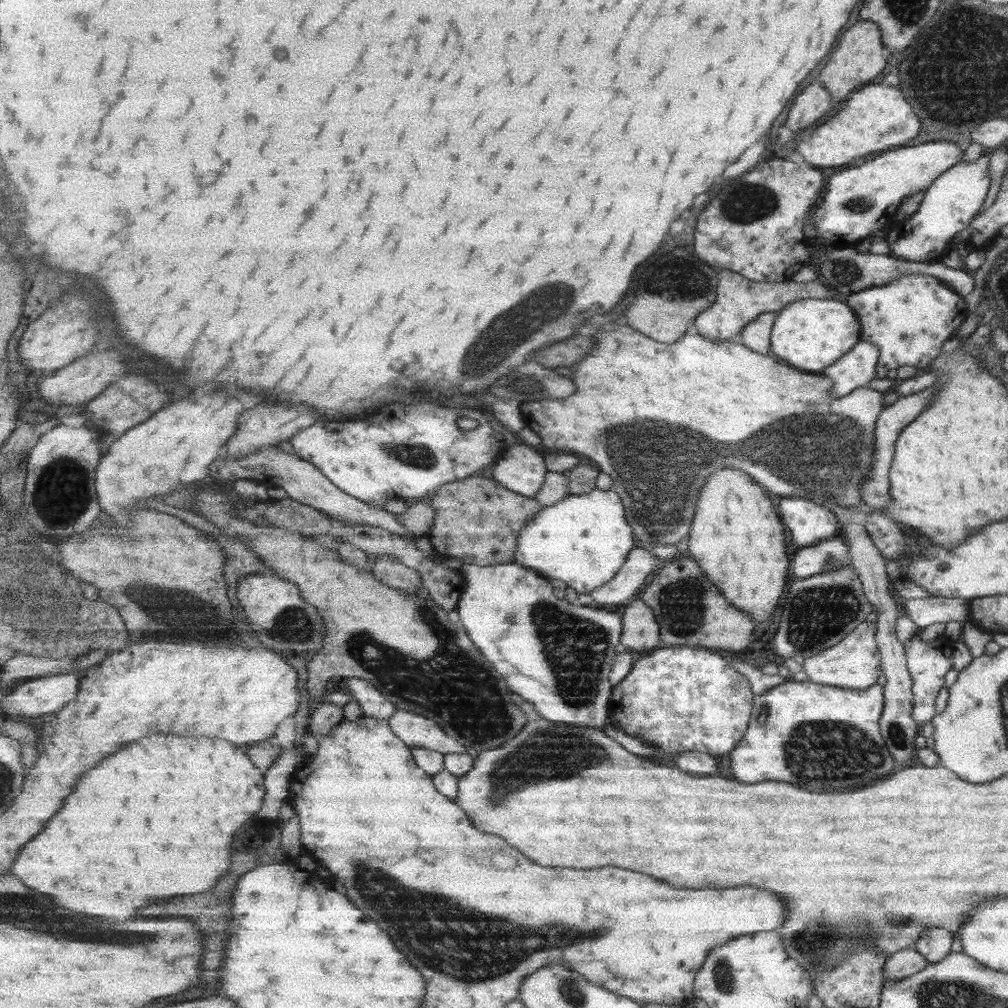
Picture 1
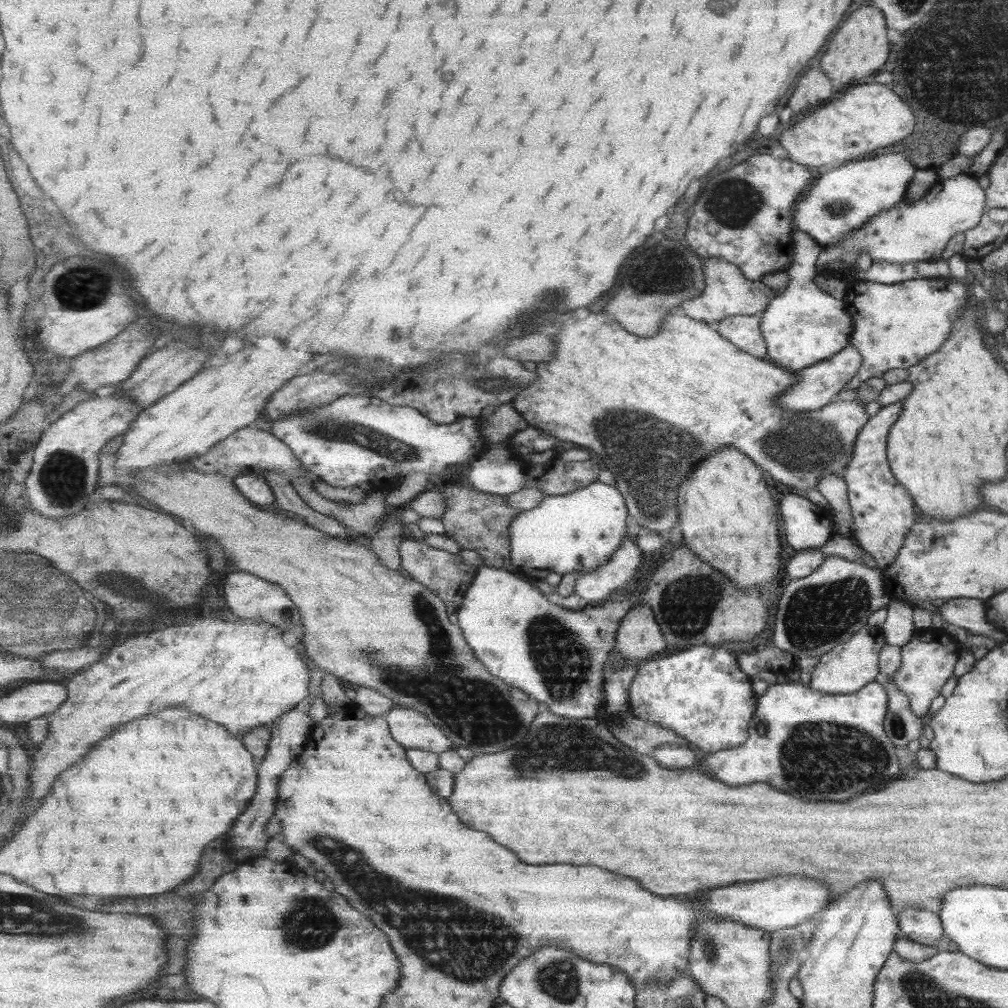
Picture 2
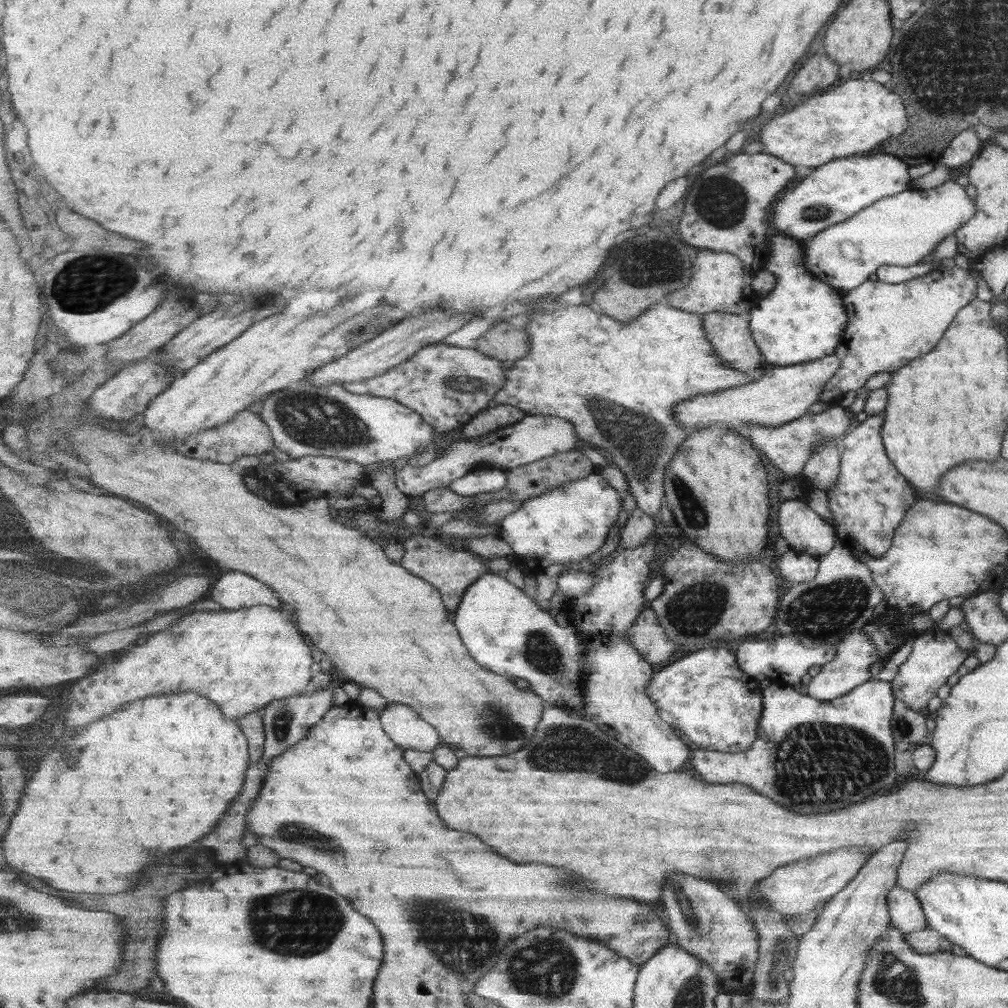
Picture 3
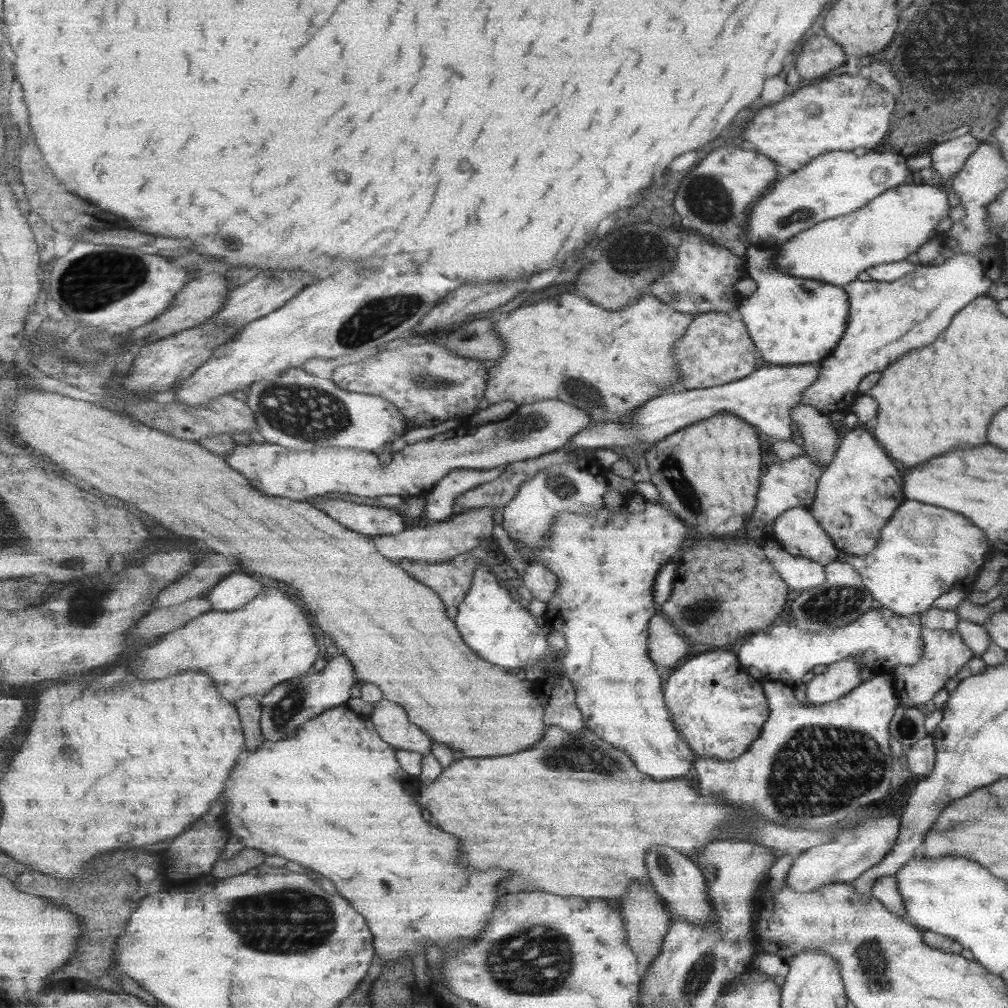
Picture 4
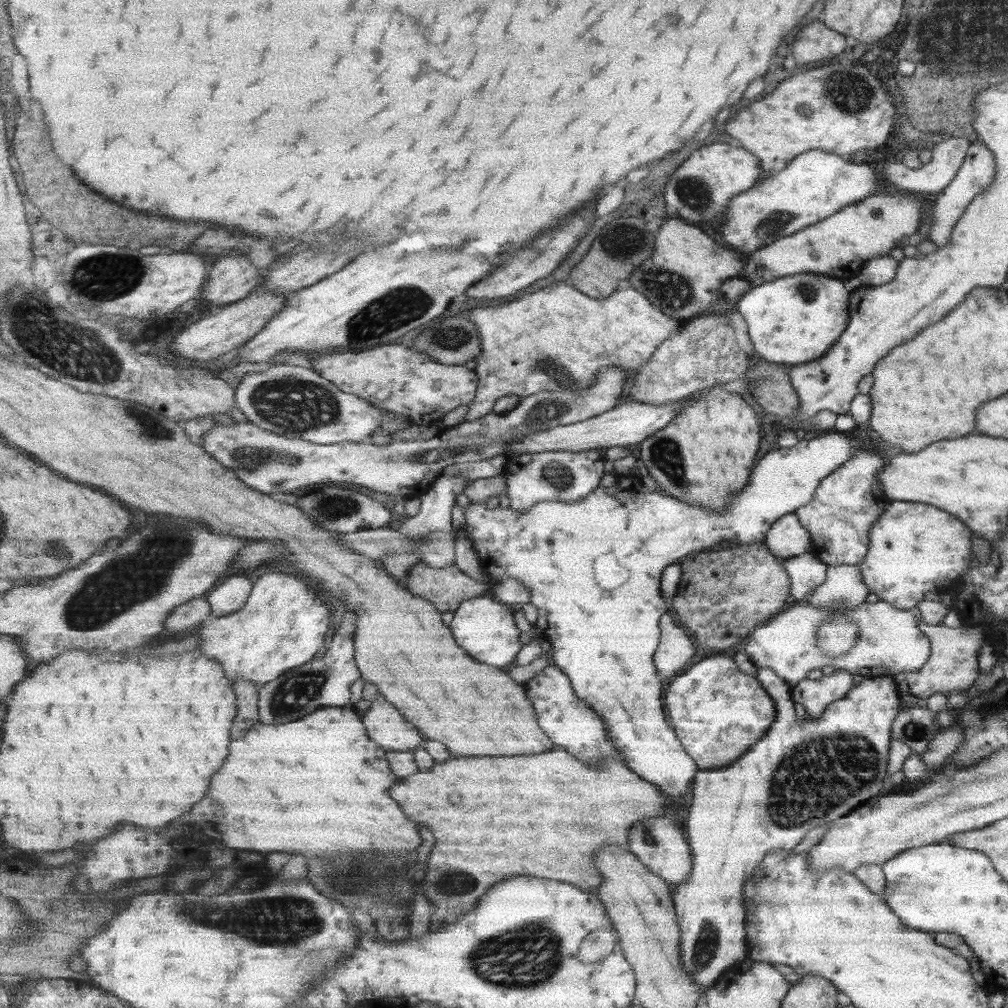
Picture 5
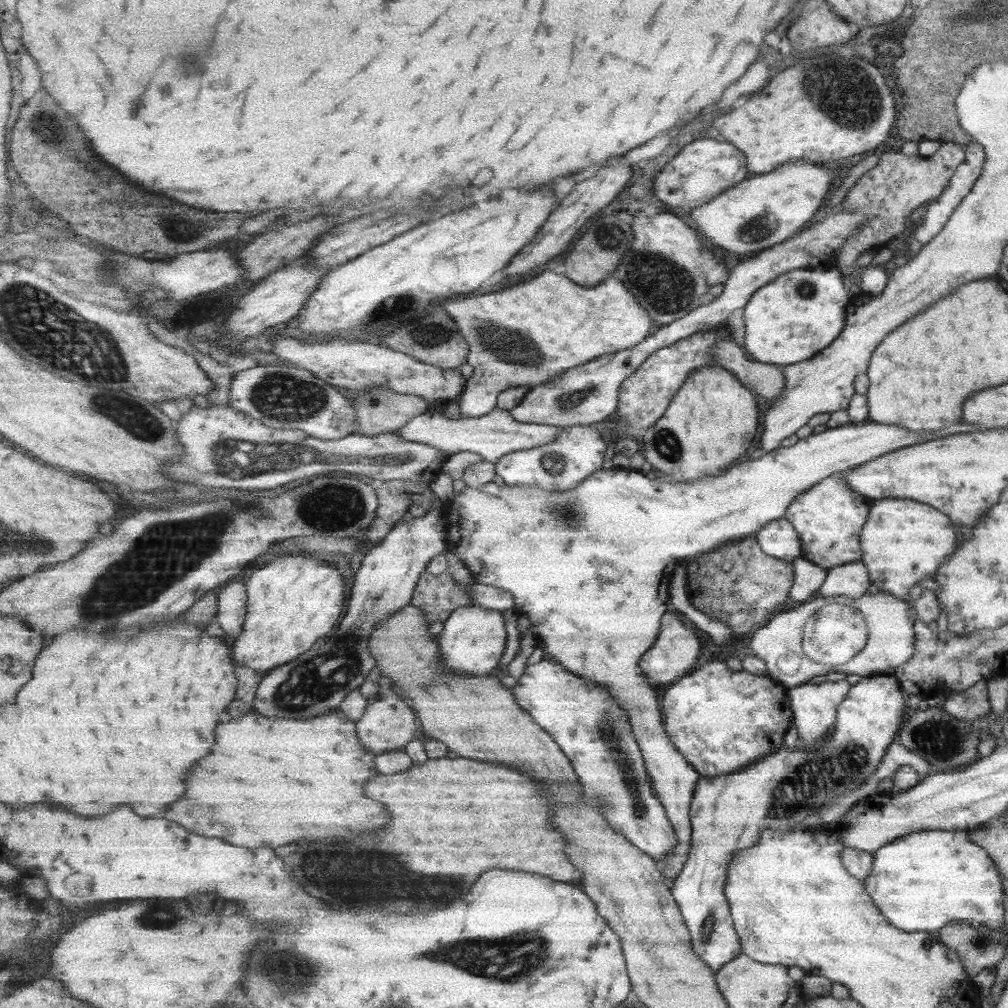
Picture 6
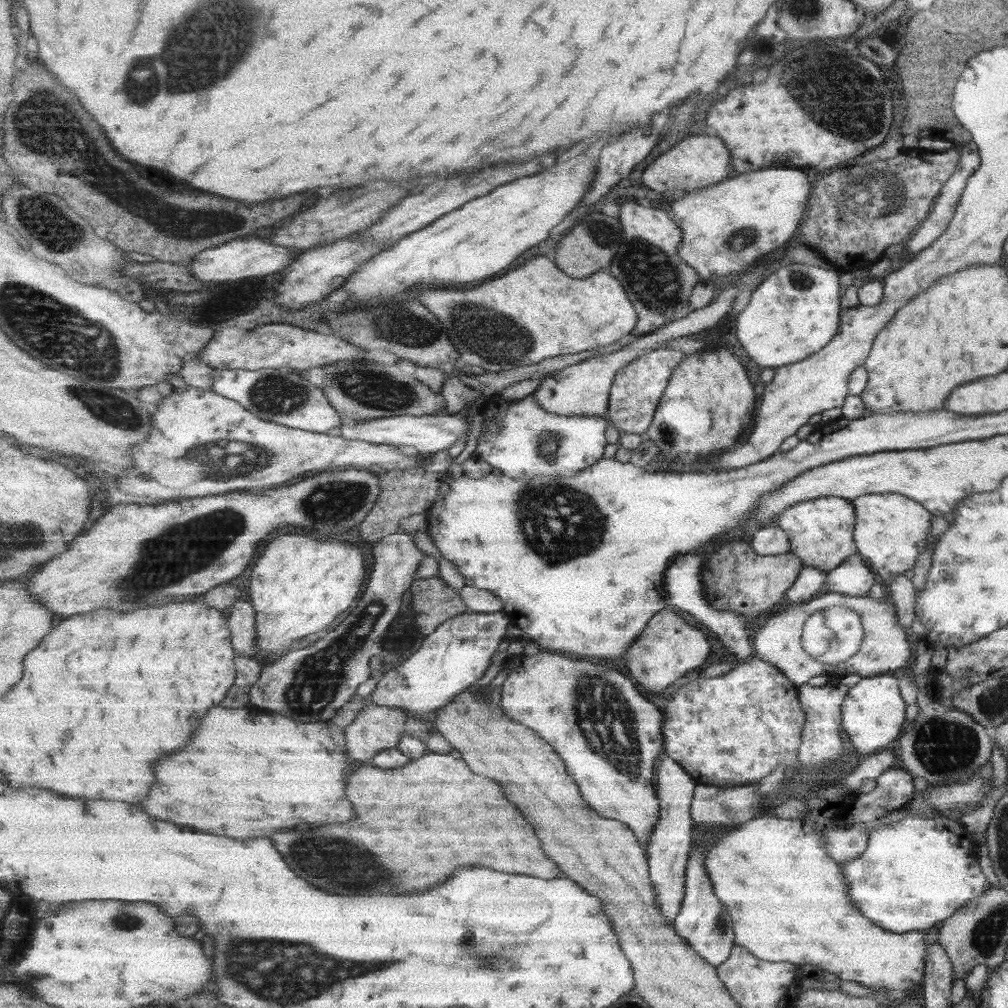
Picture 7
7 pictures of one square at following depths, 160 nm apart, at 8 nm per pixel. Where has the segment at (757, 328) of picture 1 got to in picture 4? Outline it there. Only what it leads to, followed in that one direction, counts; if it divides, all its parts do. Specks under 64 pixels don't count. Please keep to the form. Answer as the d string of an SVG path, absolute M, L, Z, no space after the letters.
M711 312L695 316L685 337L674 346L676 356L673 358L679 364L682 380L677 388L672 386L671 391L709 388L752 375L755 368L755 348L749 338L745 326L729 314Z

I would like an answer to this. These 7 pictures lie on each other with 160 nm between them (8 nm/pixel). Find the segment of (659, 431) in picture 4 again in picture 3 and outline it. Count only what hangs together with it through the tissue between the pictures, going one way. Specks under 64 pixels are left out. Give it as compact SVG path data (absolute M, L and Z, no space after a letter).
M835 355L792 366L768 366L758 371L759 375L754 381L721 392L688 398L676 406L676 417L680 423L683 420L683 430L703 429L710 424L735 428L735 431L749 423L762 427L784 425L807 412L809 406L818 400L821 389L837 373L837 369L839 362Z

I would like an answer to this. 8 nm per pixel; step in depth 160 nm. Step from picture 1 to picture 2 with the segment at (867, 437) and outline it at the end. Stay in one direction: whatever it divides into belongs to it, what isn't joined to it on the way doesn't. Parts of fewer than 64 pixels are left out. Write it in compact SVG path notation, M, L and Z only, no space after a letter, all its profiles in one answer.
M682 311L667 315L663 319L661 331L653 337L639 336L628 332L617 320L609 318L605 314L591 314L587 320L571 318L571 320L563 322L563 330L555 338L557 338L557 348L553 354L553 361L536 364L535 372L538 374L538 378L514 397L513 406L530 423L530 426L556 436L559 440L583 446L583 448L590 451L593 457L602 463L604 469L612 470L617 480L616 487L620 489L628 503L630 516L637 521L638 526L658 532L665 540L669 538L671 528L679 526L680 514L679 508L677 508L679 486L693 472L693 468L699 464L699 460L705 460L709 454L713 454L718 448L734 446L741 454L748 456L759 468L762 468L762 471L766 472L767 477L771 479L777 488L781 488L781 484L785 488L793 486L793 488L799 490L797 493L802 494L805 490L815 490L817 481L824 474L838 474L842 477L843 471L852 455L857 431L859 431L859 428L865 424L869 417L865 413L863 405L857 399L851 401L831 400L825 406L814 411L791 412L784 411L783 409L780 410L774 403L774 400L788 386L795 382L795 378L791 374L787 374L783 368L777 368L777 366L773 366L769 362L763 362L763 359L754 357L745 351L740 351L736 344L729 342L727 338L721 336L714 325L703 323L701 320L695 320L692 317L686 316Z

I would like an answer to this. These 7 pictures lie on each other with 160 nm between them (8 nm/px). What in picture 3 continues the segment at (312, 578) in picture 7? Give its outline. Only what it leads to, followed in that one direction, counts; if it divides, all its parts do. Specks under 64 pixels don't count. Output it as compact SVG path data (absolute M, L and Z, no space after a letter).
M265 605L225 612L195 612L191 616L172 622L167 630L154 632L145 643L129 645L116 662L101 665L82 679L77 679L71 686L69 702L65 701L65 712L62 713L63 728L67 728L67 732L73 736L77 728L97 722L103 716L121 710L125 704L133 700L191 690L211 698L219 706L223 704L221 710L229 720L240 720L255 712L257 708L264 710L274 700L309 693L311 678L316 668L311 656L311 646L305 642L305 638L307 637L301 636L297 626L287 620L283 610L275 610Z

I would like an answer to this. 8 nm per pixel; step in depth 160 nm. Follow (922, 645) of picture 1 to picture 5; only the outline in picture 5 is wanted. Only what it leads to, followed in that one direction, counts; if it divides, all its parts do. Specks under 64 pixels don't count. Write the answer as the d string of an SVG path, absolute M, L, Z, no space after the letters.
M920 620L917 628L928 638L930 653L919 670L898 672L894 676L902 707L913 707L916 700L927 700L934 692L945 695L951 691L968 689L979 672L976 658L980 646L989 643L998 647L1002 641L1002 630L1006 626L1006 622L1003 622L998 623L994 628L982 624L964 628L947 628L941 624L935 626L925 624Z

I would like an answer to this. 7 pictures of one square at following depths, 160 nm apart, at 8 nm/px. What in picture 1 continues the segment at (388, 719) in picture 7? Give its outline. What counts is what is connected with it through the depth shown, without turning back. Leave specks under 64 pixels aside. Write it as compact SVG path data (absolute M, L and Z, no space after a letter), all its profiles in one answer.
M398 709L389 722L393 732L412 749L430 748L443 754L467 752L467 747L449 736L434 718Z

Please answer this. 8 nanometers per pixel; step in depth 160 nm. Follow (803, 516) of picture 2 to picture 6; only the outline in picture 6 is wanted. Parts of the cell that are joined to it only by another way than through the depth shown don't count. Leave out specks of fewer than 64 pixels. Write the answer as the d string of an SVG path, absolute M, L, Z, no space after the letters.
M783 517L764 524L764 527L755 535L761 550L769 556L789 562L801 556L798 534L792 524Z

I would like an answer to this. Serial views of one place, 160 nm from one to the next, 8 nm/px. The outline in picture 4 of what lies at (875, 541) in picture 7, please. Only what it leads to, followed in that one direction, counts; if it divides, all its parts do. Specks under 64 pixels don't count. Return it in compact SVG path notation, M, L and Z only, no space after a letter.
M905 498L885 526L878 530L876 545L869 554L863 555L863 564L851 564L851 560L843 562L847 562L856 570L862 585L881 607L901 616L909 616L925 613L940 594L965 586L973 587L972 584L989 549L985 542L985 534L977 526L973 526L967 518L949 512L945 508Z

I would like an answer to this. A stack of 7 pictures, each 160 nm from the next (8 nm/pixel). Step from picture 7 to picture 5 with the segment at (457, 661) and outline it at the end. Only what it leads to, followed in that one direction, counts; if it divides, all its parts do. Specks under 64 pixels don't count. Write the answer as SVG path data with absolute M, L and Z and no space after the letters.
M489 591L462 602L454 613L450 626L456 636L457 644L460 644L461 648L464 648L474 659L503 668L515 662L517 654L523 648L521 630L517 626L514 613L509 606L498 601L492 591Z

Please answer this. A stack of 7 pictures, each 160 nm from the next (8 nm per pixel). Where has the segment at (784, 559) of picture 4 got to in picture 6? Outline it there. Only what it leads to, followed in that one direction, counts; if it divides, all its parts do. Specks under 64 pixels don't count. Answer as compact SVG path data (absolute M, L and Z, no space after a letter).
M803 556L795 557L793 563L793 586L789 591L790 598L803 602L809 596L813 598L816 590L821 586L821 583L826 578L826 570L809 562Z

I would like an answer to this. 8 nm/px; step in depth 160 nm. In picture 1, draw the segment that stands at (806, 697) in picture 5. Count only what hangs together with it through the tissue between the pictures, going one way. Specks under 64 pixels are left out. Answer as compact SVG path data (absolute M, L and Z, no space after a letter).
M863 621L849 634L846 634L837 644L825 648L821 652L801 662L809 681L844 689L863 690L875 684L877 676L882 674L880 656L876 647L876 624Z

